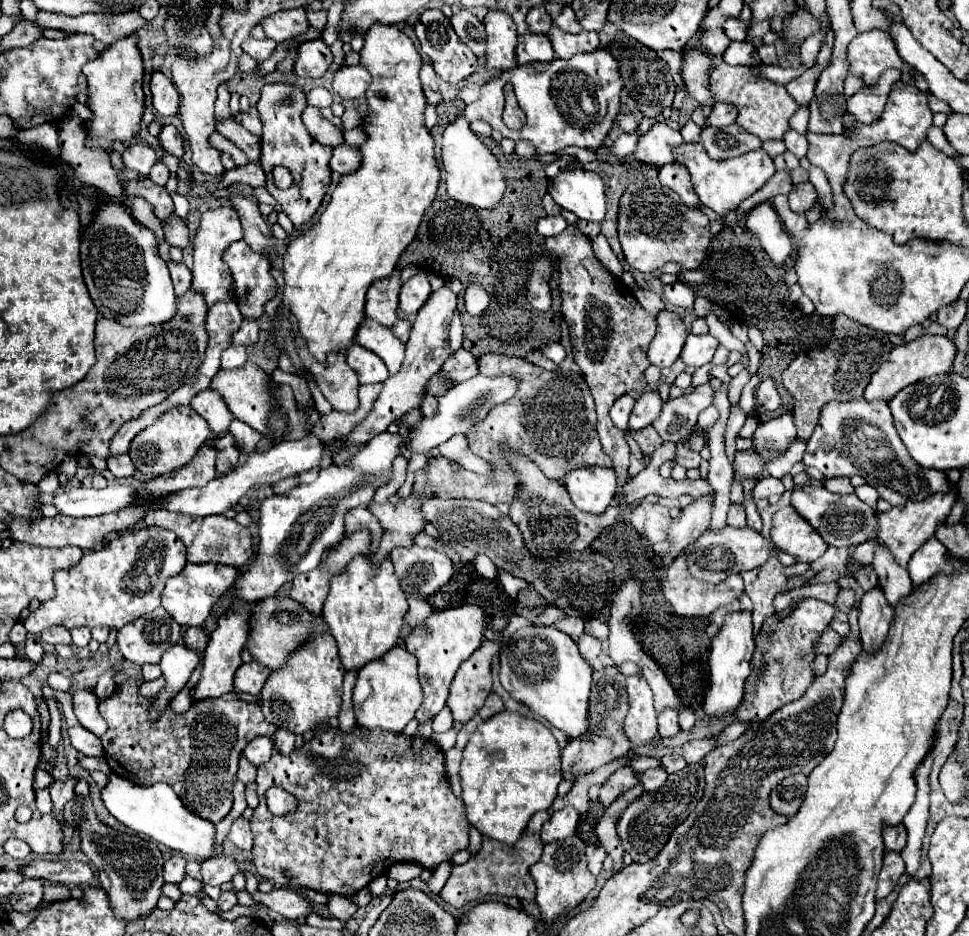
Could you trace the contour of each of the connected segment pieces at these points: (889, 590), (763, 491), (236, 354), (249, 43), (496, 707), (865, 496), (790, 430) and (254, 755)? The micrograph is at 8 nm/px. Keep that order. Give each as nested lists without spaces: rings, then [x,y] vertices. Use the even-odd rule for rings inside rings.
[[[877,535],[871,537],[871,541],[875,541],[879,545],[879,549],[875,551],[875,557],[873,557],[873,569],[879,577],[879,585],[885,591],[887,601],[891,603],[891,607],[895,607],[907,593],[913,591],[911,577],[909,577],[907,569],[903,569],[895,563],[889,549],[883,545],[883,541],[879,541]]]
[[[767,477],[767,479],[761,479],[753,491],[753,499],[757,501],[759,497],[771,497],[771,495],[783,495],[785,493],[785,487],[781,481],[773,479],[773,477]]]
[[[231,345],[231,347],[225,349],[223,355],[221,355],[221,367],[223,367],[223,369],[241,367],[245,361],[247,361],[247,353],[245,353],[243,347],[237,347],[237,345]]]
[[[249,37],[247,41],[243,41],[243,51],[249,53],[255,61],[263,61],[263,59],[271,57],[275,47],[277,47],[277,43],[271,41],[271,39],[253,39],[253,37]]]
[[[491,693],[489,697],[487,697],[487,701],[485,701],[485,705],[479,709],[479,715],[483,717],[483,719],[489,719],[491,715],[495,715],[495,713],[499,713],[499,711],[503,711],[505,707],[503,707],[503,701],[499,699],[499,695],[495,695],[495,693]]]
[[[865,483],[865,485],[857,487],[857,489],[855,489],[855,495],[857,495],[859,499],[863,499],[863,501],[873,509],[873,511],[877,511],[877,507],[875,507],[875,505],[877,505],[879,495],[877,495],[877,491],[875,491],[871,485],[867,485],[867,483]]]
[[[791,413],[765,421],[757,427],[753,441],[755,449],[759,449],[761,457],[775,457],[775,453],[783,453],[787,445],[797,436],[796,427]]]
[[[255,737],[245,749],[243,749],[243,755],[253,763],[253,765],[263,765],[269,761],[271,757],[271,751],[273,751],[273,741],[269,737]]]

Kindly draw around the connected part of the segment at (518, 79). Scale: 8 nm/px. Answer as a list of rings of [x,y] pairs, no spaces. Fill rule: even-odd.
[[[597,49],[593,53],[585,53],[585,55],[575,55],[569,61],[561,61],[555,59],[551,63],[531,63],[531,65],[517,65],[511,71],[501,73],[501,77],[485,83],[481,87],[481,97],[465,107],[465,119],[475,121],[475,119],[483,119],[487,121],[493,129],[501,131],[503,137],[509,137],[513,141],[519,139],[527,139],[537,147],[537,153],[555,153],[559,149],[565,147],[589,147],[589,149],[597,149],[605,143],[607,133],[613,125],[613,119],[619,113],[619,99],[621,99],[621,91],[623,91],[623,79],[619,75],[619,65],[617,61],[605,51],[605,49]],[[503,85],[513,85],[513,91],[517,95],[517,99],[521,101],[521,107],[527,115],[527,121],[523,125],[521,131],[511,131],[507,129],[507,125],[503,123],[503,105],[505,105],[505,97],[503,97]]]

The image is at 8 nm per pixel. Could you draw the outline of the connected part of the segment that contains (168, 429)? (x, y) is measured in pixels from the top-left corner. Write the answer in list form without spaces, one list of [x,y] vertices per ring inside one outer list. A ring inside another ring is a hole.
[[[177,405],[175,409],[169,409],[169,413],[163,413],[153,425],[149,425],[147,429],[135,435],[135,439],[131,441],[129,457],[141,473],[163,475],[163,473],[169,473],[173,469],[187,465],[197,453],[197,449],[209,437],[211,437],[211,429],[207,421],[189,405]]]

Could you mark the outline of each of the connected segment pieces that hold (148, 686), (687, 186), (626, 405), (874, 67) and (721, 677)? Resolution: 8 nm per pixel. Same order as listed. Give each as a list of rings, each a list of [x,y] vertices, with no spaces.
[[[162,676],[154,681],[144,681],[140,686],[139,693],[146,698],[150,698],[156,695],[163,688],[164,684],[165,681]]]
[[[669,163],[669,165],[663,165],[661,171],[659,171],[659,181],[667,187],[671,187],[679,197],[681,201],[687,205],[687,207],[693,207],[693,209],[699,209],[701,207],[701,201],[697,197],[697,193],[693,191],[693,185],[691,185],[691,179],[689,179],[689,173],[683,165],[677,165],[677,163]]]
[[[623,395],[615,401],[615,405],[611,407],[611,421],[615,427],[619,427],[621,431],[627,431],[629,429],[629,413],[635,405],[635,399],[631,395]]]
[[[873,29],[867,33],[859,33],[847,49],[847,61],[849,61],[849,71],[863,79],[863,83],[873,85],[877,83],[881,71],[895,67],[901,69],[901,81],[909,83],[911,77],[911,67],[903,63],[903,59],[897,55],[895,43],[891,41],[891,35],[881,29]]]
[[[747,611],[729,613],[711,643],[711,657],[709,657],[711,685],[709,685],[705,703],[703,703],[703,711],[707,715],[721,715],[721,713],[733,711],[739,705],[739,701],[743,699],[745,681],[751,673],[751,653],[753,651],[755,651],[755,635],[753,635],[751,613]]]

